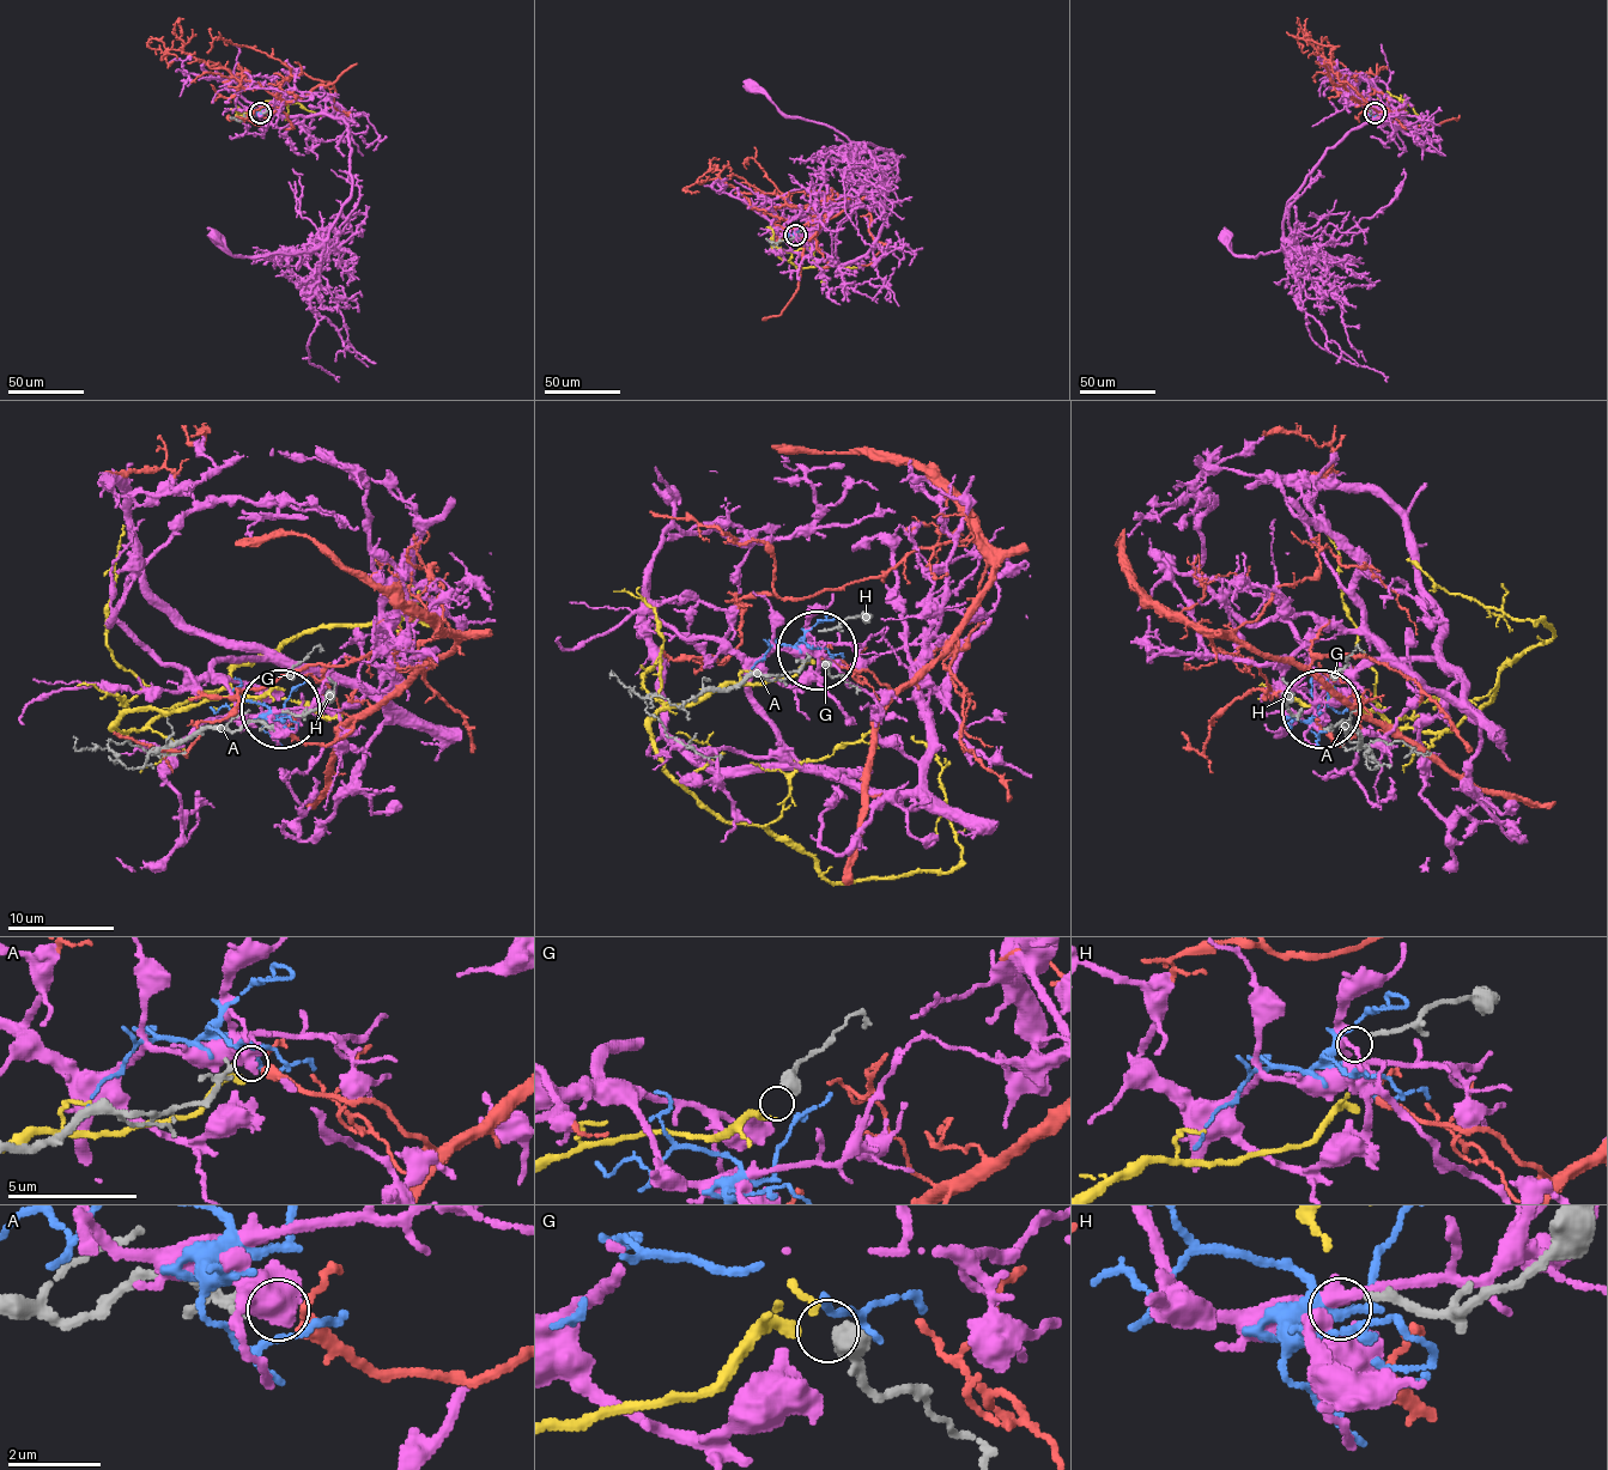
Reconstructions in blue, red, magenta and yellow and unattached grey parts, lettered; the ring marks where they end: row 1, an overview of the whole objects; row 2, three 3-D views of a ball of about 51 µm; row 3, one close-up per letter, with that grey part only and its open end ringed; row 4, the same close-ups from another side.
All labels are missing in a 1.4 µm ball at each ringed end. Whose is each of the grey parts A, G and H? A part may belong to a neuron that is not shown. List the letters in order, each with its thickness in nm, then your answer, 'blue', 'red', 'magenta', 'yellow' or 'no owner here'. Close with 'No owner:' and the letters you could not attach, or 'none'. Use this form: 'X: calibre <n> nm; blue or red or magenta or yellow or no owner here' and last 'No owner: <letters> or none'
A: calibre 170 nm; red
G: calibre 550 nm; yellow
H: calibre 190 nm; magenta
No owner: none

